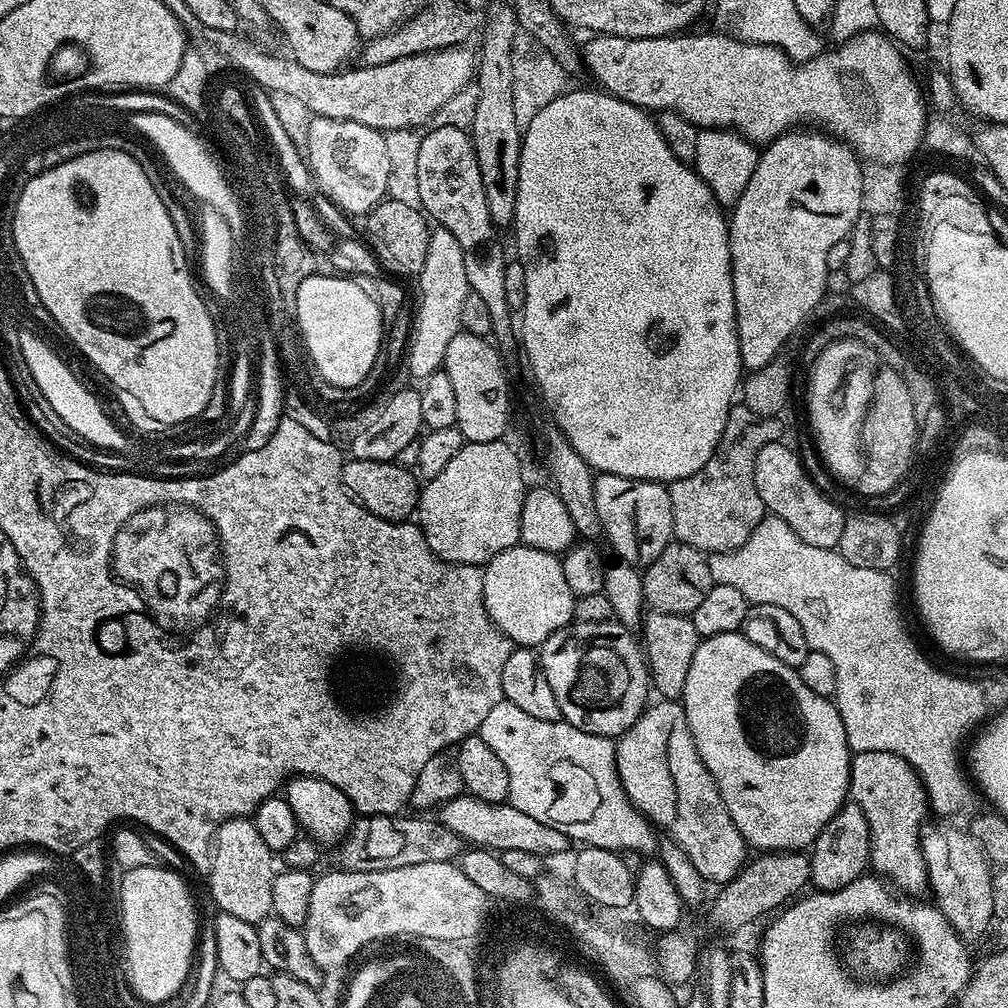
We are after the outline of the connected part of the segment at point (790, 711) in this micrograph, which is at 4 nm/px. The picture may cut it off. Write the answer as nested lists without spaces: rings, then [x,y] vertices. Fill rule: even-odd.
[[[740,632],[706,636],[701,639],[698,650],[694,650],[694,662],[690,662],[690,674],[686,674],[682,703],[688,729],[694,738],[694,746],[698,750],[700,760],[714,778],[718,786],[718,794],[722,794],[722,802],[730,818],[734,818],[734,826],[738,826],[745,845],[749,849],[760,848],[756,850],[761,853],[794,852],[807,849],[816,841],[818,834],[826,826],[826,822],[830,822],[830,818],[834,818],[834,814],[838,814],[838,810],[849,799],[848,779],[852,756],[846,742],[846,726],[842,726],[842,718],[838,714],[835,703],[829,697],[816,696],[814,690],[810,690],[810,686],[802,682],[797,669],[778,662],[778,658],[754,646],[754,642],[747,640]]]

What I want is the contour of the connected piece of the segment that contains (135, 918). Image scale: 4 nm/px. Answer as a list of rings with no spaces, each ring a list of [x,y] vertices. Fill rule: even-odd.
[[[153,866],[130,869],[125,872],[122,883],[126,912],[120,914],[120,923],[123,944],[126,946],[126,958],[132,963],[132,981],[135,988],[140,988],[140,1002],[159,1006],[188,981],[188,971],[192,969],[194,953],[198,948],[196,908],[192,905],[192,896],[188,893],[183,878],[168,868]]]

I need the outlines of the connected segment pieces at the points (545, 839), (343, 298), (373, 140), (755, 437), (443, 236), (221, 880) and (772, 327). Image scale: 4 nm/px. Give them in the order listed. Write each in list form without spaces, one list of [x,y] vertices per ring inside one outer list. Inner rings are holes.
[[[461,794],[439,805],[438,819],[469,845],[486,848],[497,854],[506,850],[526,850],[535,856],[542,857],[558,854],[570,848],[568,836],[562,834],[562,830],[554,830],[554,826],[546,826],[535,818],[530,818],[530,814],[522,814],[522,810],[518,810],[507,802],[487,804],[477,796]]]
[[[310,275],[298,287],[294,323],[315,375],[334,387],[354,388],[370,374],[375,360],[382,355],[380,339],[386,323],[374,298],[362,290],[359,282],[347,275],[331,275]]]
[[[319,116],[307,127],[306,164],[320,183],[319,191],[348,216],[367,214],[385,199],[388,179],[392,176],[392,156],[388,153],[385,133],[349,120],[331,120]]]
[[[742,402],[733,403],[726,418],[726,430],[706,466],[690,478],[678,478],[667,485],[670,510],[674,510],[674,537],[705,554],[732,552],[754,534],[766,515],[762,498],[754,486],[754,458],[758,450],[780,440],[782,427],[777,417],[754,414]]]
[[[439,226],[433,227],[428,234],[426,246],[426,262],[422,266],[418,277],[420,283],[420,305],[416,308],[416,321],[412,324],[412,337],[408,340],[408,372],[417,376],[422,382],[430,374],[441,371],[446,358],[446,346],[461,332],[462,302],[466,302],[469,286],[466,282],[466,258],[462,258],[462,246],[458,246],[458,238],[450,234],[450,230]]]
[[[237,818],[221,824],[212,845],[212,869],[206,874],[212,900],[217,904],[215,907],[226,914],[234,914],[234,918],[242,918],[242,922],[257,926],[271,916],[270,886],[274,886],[278,871],[272,860],[273,852],[266,842],[262,842],[251,819]]]
[[[804,130],[782,133],[778,139],[771,141],[761,151],[758,166],[754,166],[754,175],[751,176],[750,182],[746,182],[746,190],[742,190],[742,198],[738,198],[730,208],[728,245],[730,246],[730,262],[732,263],[736,333],[738,334],[738,346],[740,347],[740,363],[748,372],[765,368],[768,363],[777,359],[781,355],[780,347],[803,326],[804,319],[809,319],[812,316],[814,306],[818,306],[818,302],[824,297],[827,286],[828,263],[826,262],[826,254],[830,254],[830,246],[834,246],[834,242],[847,240],[856,224],[856,219],[862,214],[863,171],[861,161],[858,159],[858,153],[853,150],[851,144],[829,134],[827,131],[800,131]]]

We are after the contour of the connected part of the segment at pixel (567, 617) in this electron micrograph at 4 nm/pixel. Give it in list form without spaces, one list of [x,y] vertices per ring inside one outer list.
[[[519,543],[510,550],[502,550],[489,564],[483,565],[484,581],[482,594],[484,608],[492,619],[493,626],[506,638],[512,640],[513,645],[521,648],[535,649],[544,644],[559,628],[565,628],[573,623],[572,615],[576,605],[576,596],[566,583],[563,559],[555,552],[534,550],[530,546]]]

